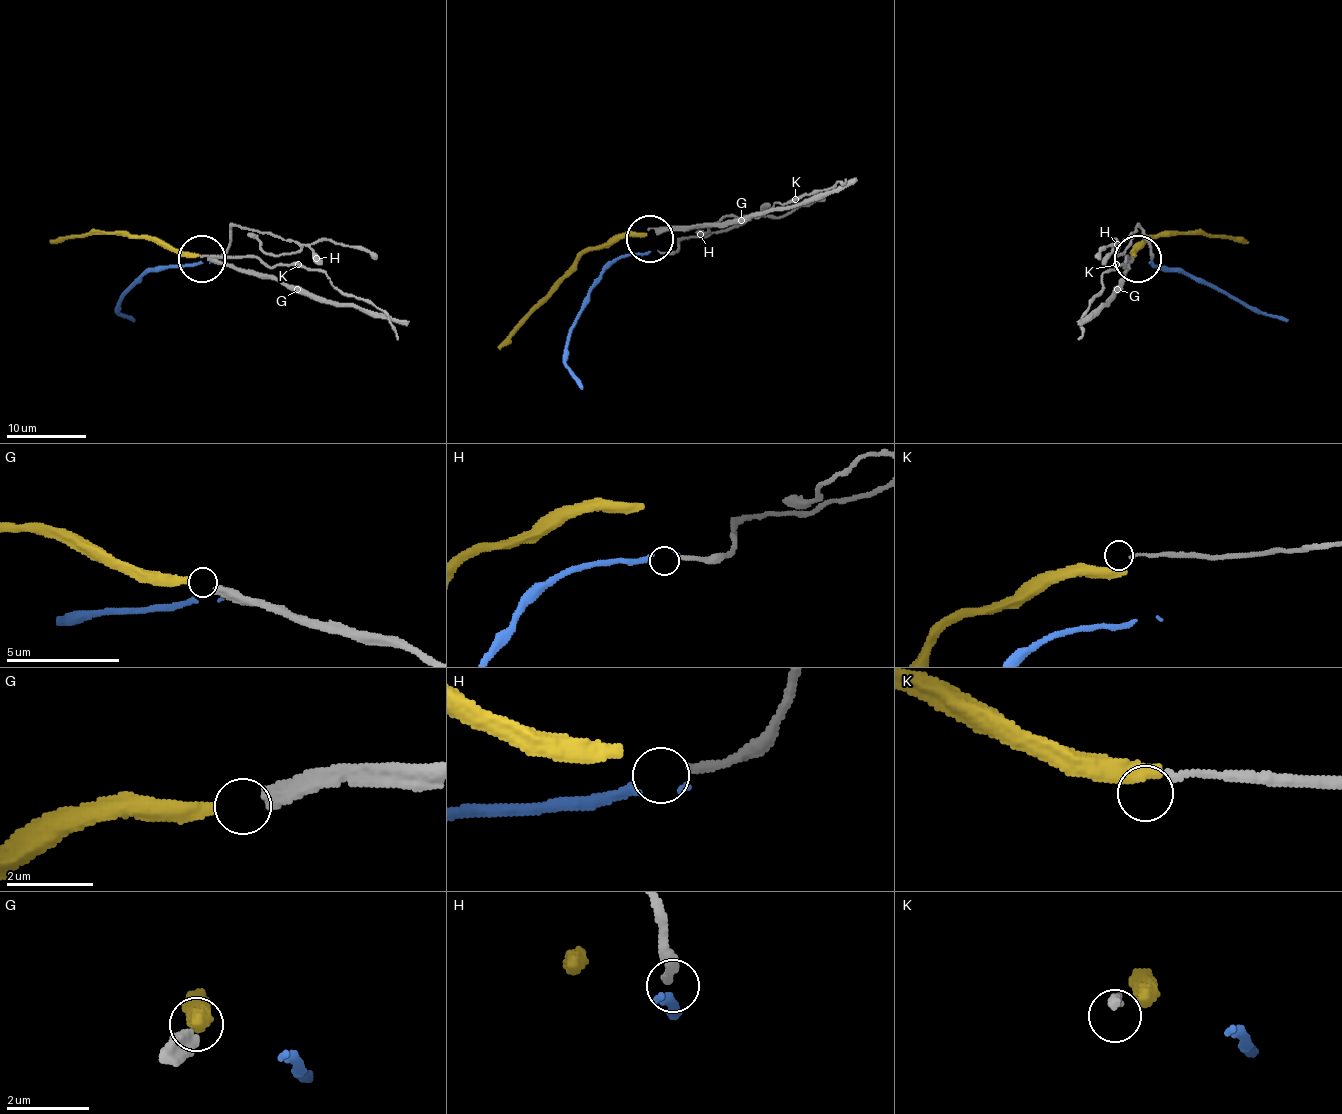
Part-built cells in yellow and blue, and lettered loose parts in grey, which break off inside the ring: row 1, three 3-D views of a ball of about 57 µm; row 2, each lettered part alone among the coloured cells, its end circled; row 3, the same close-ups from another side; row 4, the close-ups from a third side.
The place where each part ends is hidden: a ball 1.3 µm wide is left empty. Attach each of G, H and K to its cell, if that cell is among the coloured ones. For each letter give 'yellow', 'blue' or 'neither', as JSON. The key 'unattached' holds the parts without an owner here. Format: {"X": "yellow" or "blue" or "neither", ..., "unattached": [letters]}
{"G": "yellow", "H": "neither", "K": "neither", "unattached": ["H", "K"]}

